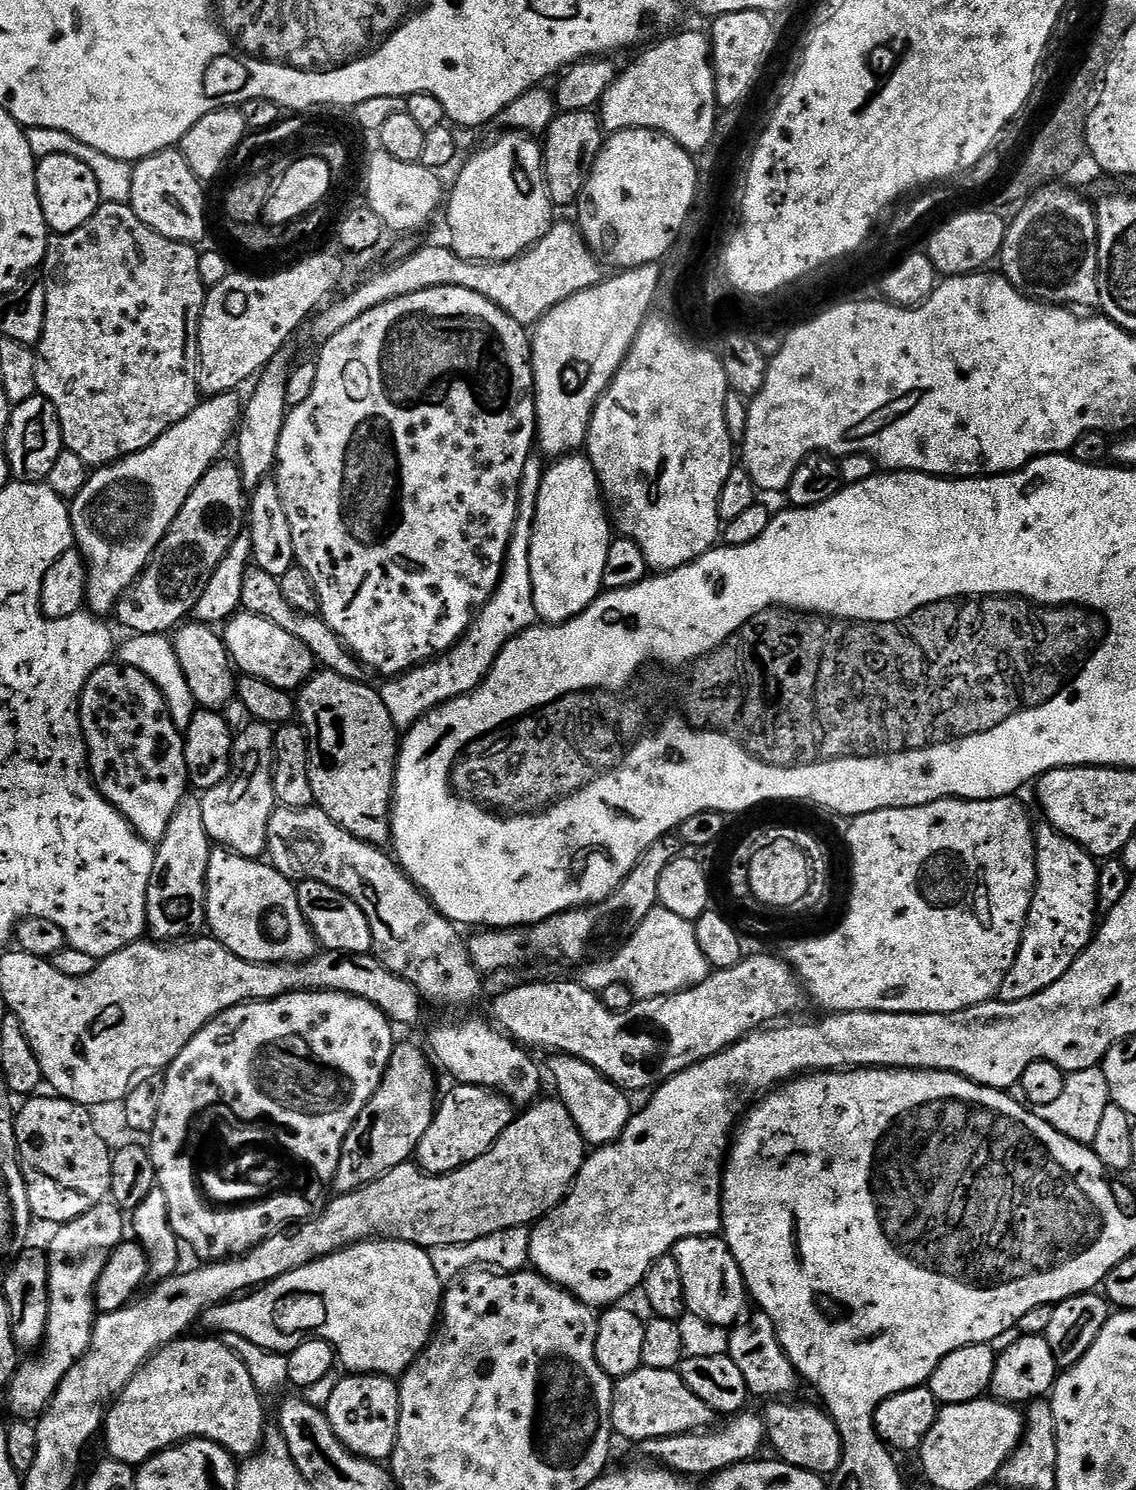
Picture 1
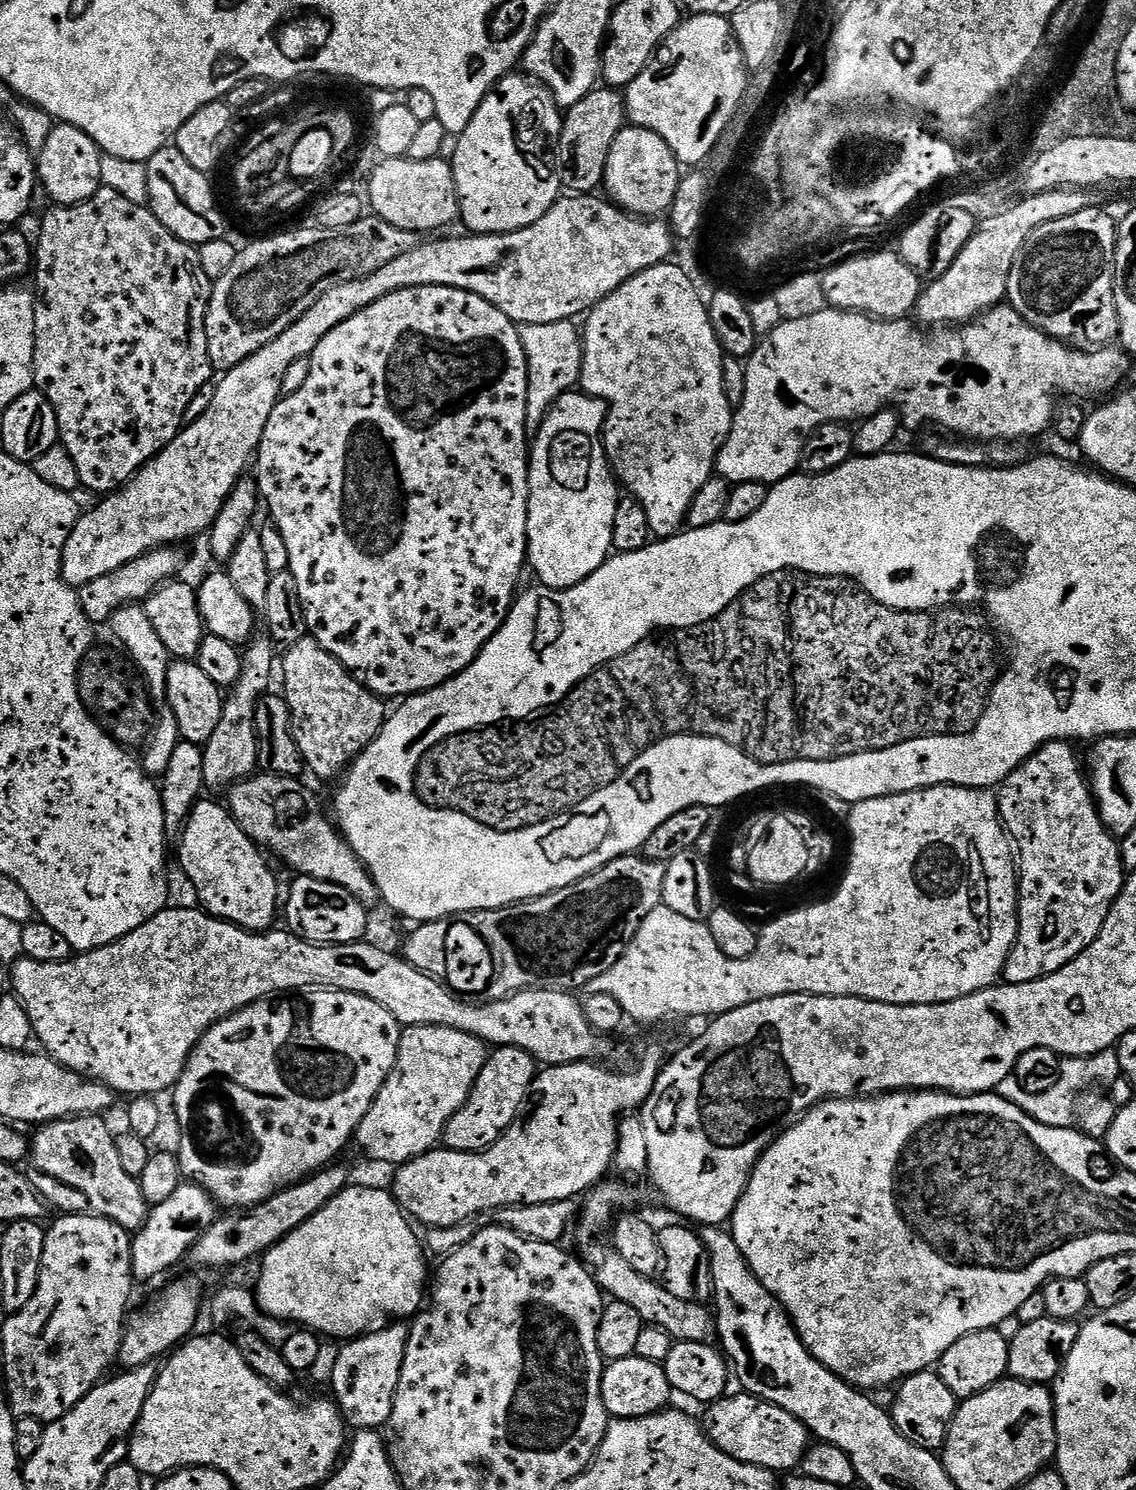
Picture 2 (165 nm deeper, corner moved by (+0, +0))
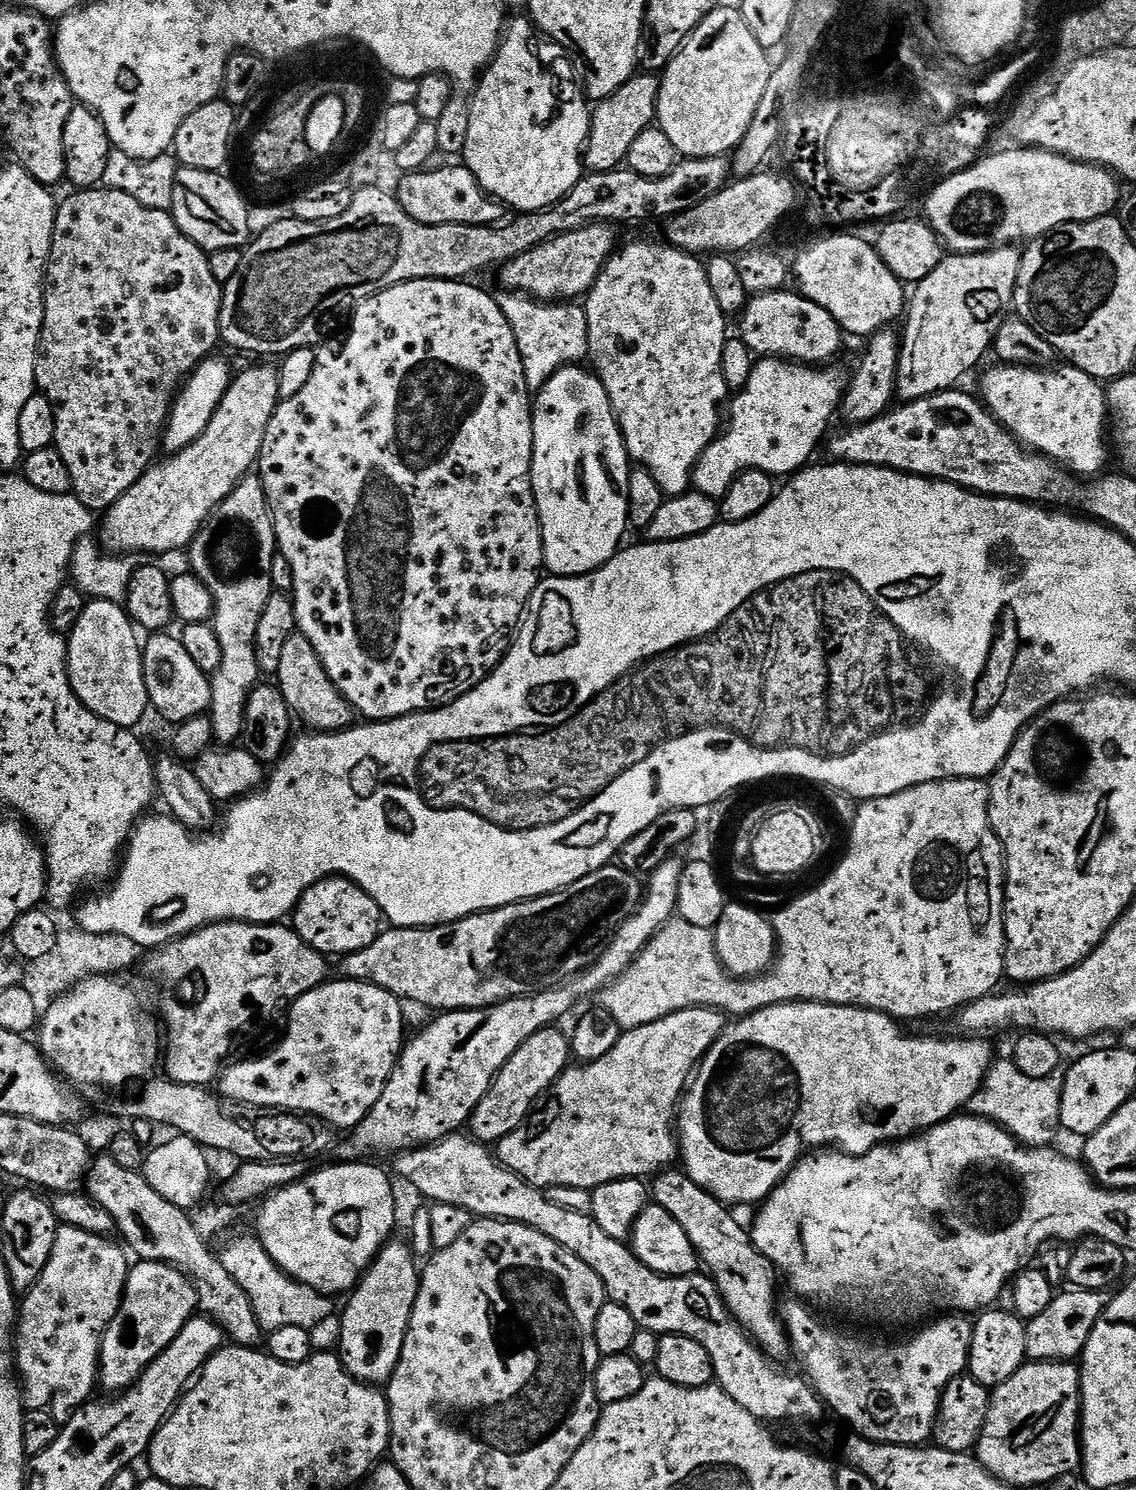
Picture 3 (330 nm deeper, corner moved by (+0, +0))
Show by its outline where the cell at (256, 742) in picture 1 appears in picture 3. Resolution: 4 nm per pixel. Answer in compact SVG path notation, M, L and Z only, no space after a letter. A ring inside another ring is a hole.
M259 475L245 476L238 487L209 514L208 520L201 526L191 542L191 552L191 575L197 576L210 590L214 609L214 627L218 634L218 643L222 645L222 666L218 666L218 670L211 673L210 676L212 681L212 707L210 709L212 738L217 745L232 746L244 735L246 702L256 689L256 685L262 680L256 653L258 618L262 618L262 610L266 610L266 602L272 597L274 591L272 567L274 558L278 555L272 512L268 509L268 499Z

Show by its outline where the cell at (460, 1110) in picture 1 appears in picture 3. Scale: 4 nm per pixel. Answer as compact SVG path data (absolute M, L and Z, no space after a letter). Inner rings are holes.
M549 1026L526 1038L526 1042L522 1042L520 1049L508 1059L506 1066L502 1066L486 1098L478 1102L471 1118L468 1119L467 1127L473 1140L479 1140L480 1143L489 1146L499 1144L502 1138L506 1138L528 1119L528 1114L537 1101L547 1093L565 1068L569 1067L570 1040L558 1029L559 1027Z

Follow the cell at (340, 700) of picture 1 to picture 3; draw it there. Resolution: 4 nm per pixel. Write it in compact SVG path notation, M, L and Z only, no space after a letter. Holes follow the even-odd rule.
M295 635L286 642L282 649L282 662L278 662L278 670L274 677L275 683L280 689L282 698L286 698L288 707L293 713L314 732L342 732L346 728L353 727L354 709L350 702L330 682L314 646L302 635Z

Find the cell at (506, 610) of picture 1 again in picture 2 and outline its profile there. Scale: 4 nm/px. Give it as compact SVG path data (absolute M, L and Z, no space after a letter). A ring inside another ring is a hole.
M571 320L521 324L519 330L522 350L526 350L528 359L526 430L530 434L535 434L540 431L549 412L560 401L560 397L579 385L584 365L584 341L581 329Z

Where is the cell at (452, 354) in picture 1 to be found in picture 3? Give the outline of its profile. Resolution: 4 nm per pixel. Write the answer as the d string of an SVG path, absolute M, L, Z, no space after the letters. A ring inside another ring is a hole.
M408 280L405 284L390 286L386 290L360 301L359 304L355 305L352 314L352 325L348 328L348 337L345 338L344 345L321 343L316 348L314 374L310 374L310 382L306 382L306 386L302 386L302 390L298 390L298 394L294 394L294 398L281 400L276 405L276 412L266 426L266 434L260 447L258 475L264 484L268 509L272 512L272 521L276 531L276 547L279 555L284 557L294 574L294 586L290 595L296 606L296 627L299 635L304 636L310 642L310 646L314 646L330 682L334 682L334 686L344 695L346 702L350 702L352 709L359 715L361 712L365 721L379 722L396 720L398 717L408 716L412 712L430 712L434 708L447 708L449 704L452 704L458 698L462 698L474 686L481 684L492 673L492 669L499 666L501 660L508 653L509 645L503 644L503 640L508 642L513 639L514 633L519 629L524 619L528 600L534 594L536 587L540 585L542 573L545 571L540 519L536 509L536 499L532 493L532 409L534 407L534 396L526 386L526 374L522 366L522 358L518 354L518 342L514 342L514 330L510 330L510 322L506 322L506 314L502 314L493 293L490 294L483 292L480 288L475 288L472 282L465 282L464 280Z

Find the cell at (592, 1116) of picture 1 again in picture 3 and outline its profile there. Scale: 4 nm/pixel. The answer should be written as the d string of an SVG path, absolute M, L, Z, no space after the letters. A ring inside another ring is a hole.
M676 1170L661 1171L651 1181L651 1199L658 1206L662 1206L662 1210L666 1210L670 1214L670 1218L674 1218L674 1222L678 1222L678 1226L682 1226L682 1230L686 1230L686 1238L690 1238L699 1263L703 1267L705 1264L709 1268L705 1269L710 1273L712 1281L718 1286L720 1296L724 1299L724 1304L732 1311L733 1318L740 1323L745 1334L756 1343L756 1347L773 1362L789 1359L788 1334L784 1331L782 1316L778 1311L778 1300L776 1304L777 1273L772 1265L768 1263L768 1259L754 1246L749 1229L745 1225L743 1228L732 1217L733 1209L729 1205L722 1203L718 1198L714 1198L706 1190L702 1190L702 1186L698 1186L698 1182L694 1182L689 1178L687 1172L683 1170L672 1171Z

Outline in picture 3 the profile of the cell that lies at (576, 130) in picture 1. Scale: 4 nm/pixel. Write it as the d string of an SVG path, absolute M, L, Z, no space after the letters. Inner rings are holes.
M637 74L631 76L621 88L614 90L605 100L592 108L592 121L588 143L584 145L583 167L588 172L609 172L621 167L630 154L638 134L656 124L656 107L660 93L660 76Z

